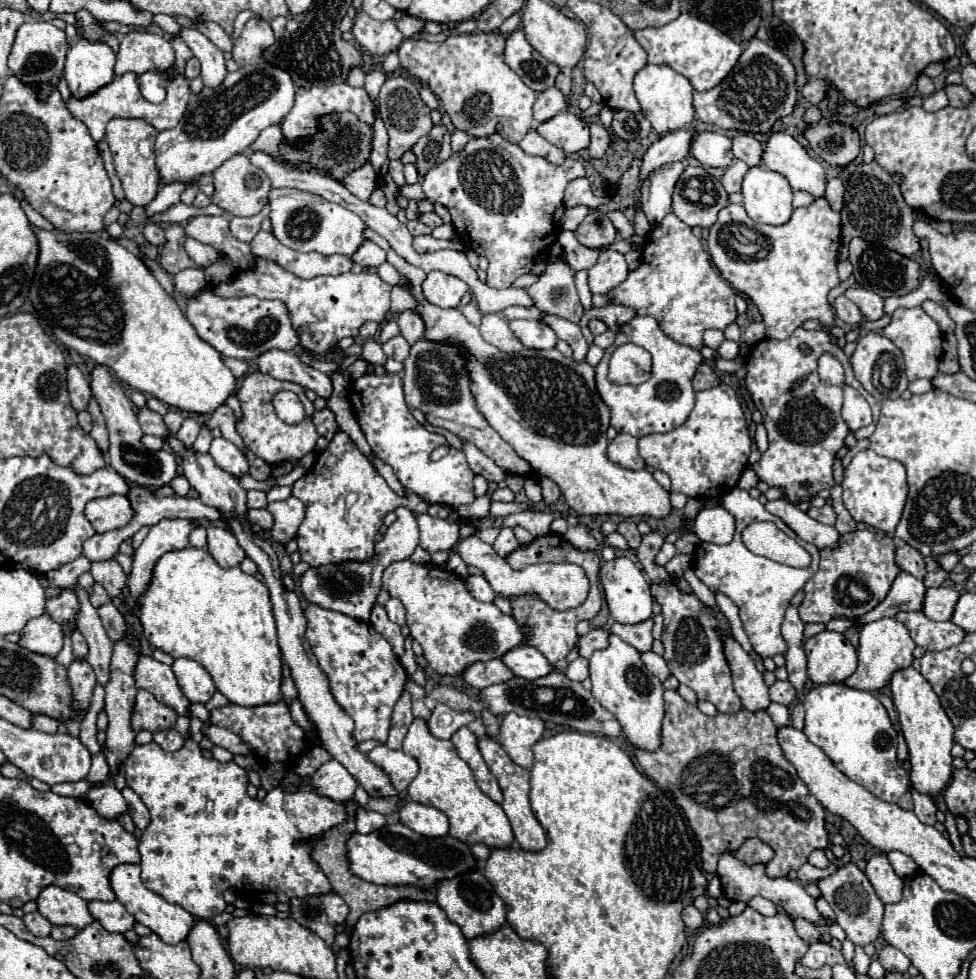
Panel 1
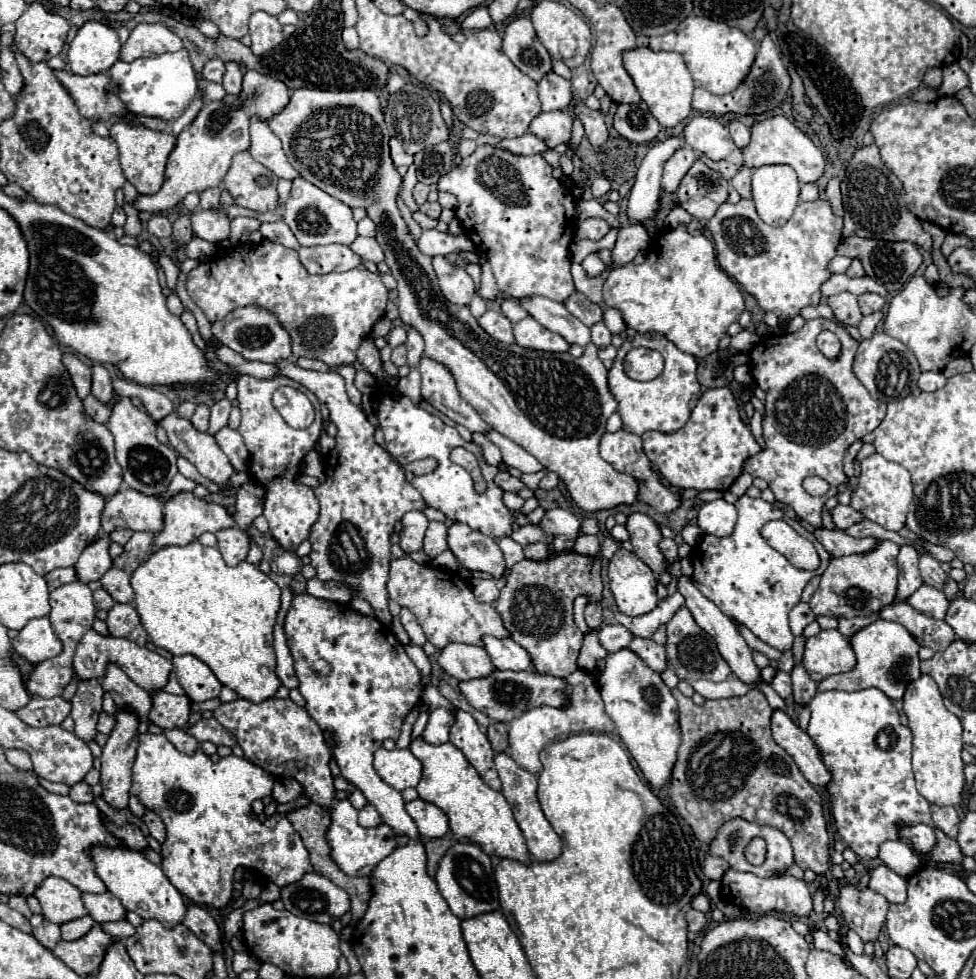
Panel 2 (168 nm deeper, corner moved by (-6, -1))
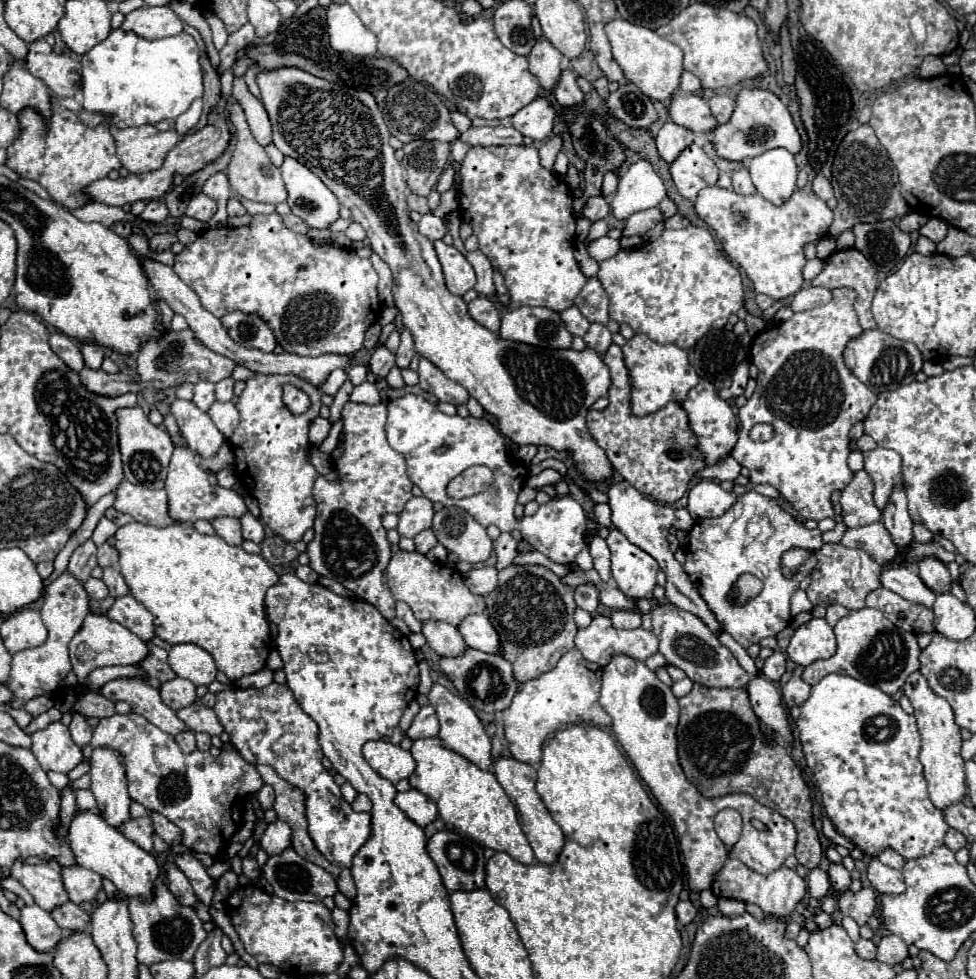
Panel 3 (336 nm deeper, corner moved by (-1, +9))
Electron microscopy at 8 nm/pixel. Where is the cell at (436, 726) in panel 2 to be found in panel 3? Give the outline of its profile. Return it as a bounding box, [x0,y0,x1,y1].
[406,704,438,740]

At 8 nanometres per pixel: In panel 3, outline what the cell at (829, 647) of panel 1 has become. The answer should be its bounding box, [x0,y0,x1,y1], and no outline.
[786,618,836,666]

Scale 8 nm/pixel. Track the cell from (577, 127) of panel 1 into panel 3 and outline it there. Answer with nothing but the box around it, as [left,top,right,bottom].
[510,98,556,142]

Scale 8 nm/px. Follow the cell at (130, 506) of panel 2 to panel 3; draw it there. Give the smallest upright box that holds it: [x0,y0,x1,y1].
[114,480,176,528]

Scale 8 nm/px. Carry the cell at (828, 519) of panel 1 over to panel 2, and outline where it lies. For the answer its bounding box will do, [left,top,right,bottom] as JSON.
[831,504,863,530]

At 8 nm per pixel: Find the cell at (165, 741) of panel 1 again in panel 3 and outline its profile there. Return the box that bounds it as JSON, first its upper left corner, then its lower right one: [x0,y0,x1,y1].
[176,732,196,752]

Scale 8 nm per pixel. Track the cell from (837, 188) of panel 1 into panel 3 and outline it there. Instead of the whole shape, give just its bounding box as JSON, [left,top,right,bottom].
[812,176,836,208]

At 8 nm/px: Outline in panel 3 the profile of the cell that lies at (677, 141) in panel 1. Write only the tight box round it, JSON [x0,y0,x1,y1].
[610,160,666,220]

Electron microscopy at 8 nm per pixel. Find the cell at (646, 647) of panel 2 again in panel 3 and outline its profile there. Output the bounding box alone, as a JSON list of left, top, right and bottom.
[574,614,658,666]

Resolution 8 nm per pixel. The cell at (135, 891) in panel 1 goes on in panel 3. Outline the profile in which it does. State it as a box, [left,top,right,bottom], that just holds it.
[66,810,160,896]

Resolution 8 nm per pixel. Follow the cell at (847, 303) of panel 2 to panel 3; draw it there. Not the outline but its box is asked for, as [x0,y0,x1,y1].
[790,286,832,312]

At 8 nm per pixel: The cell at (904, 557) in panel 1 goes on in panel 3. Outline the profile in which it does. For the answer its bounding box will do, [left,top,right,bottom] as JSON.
[918,556,952,594]

